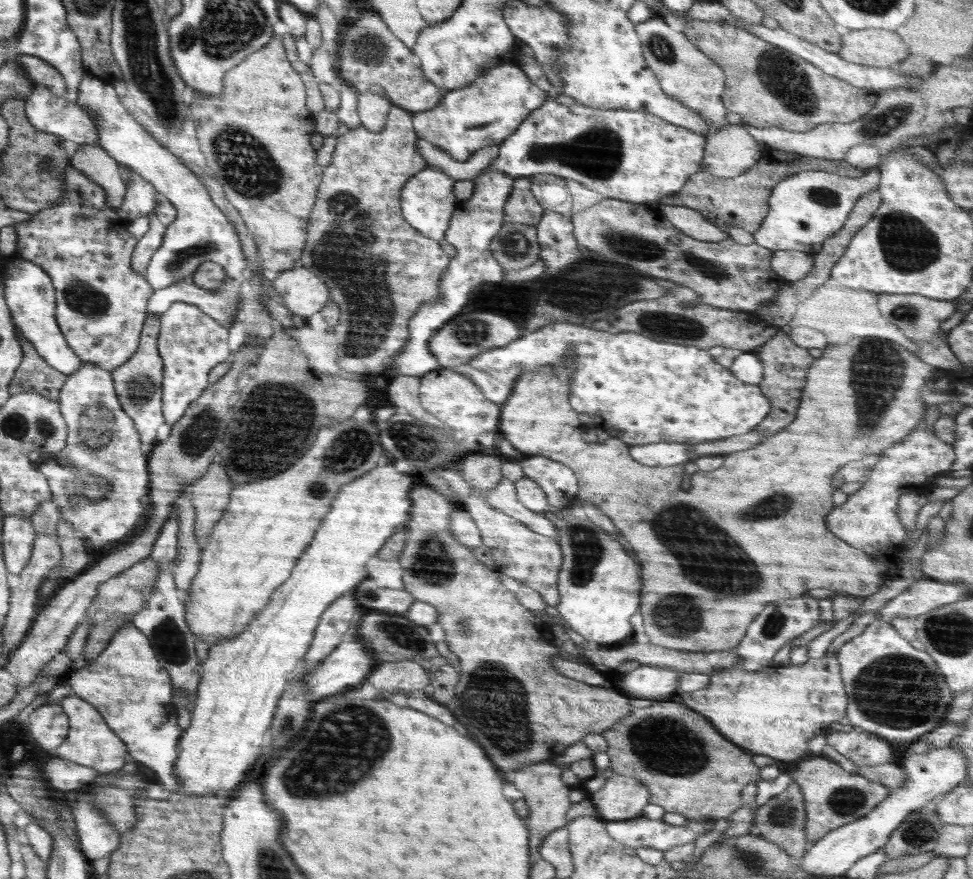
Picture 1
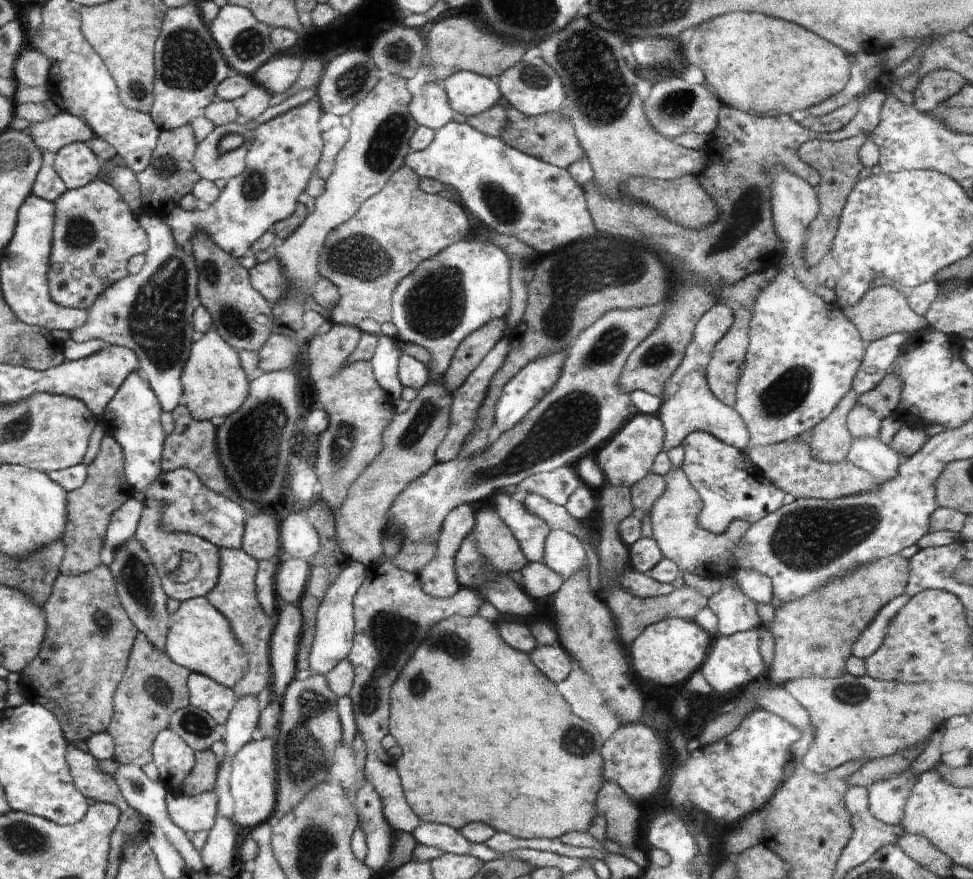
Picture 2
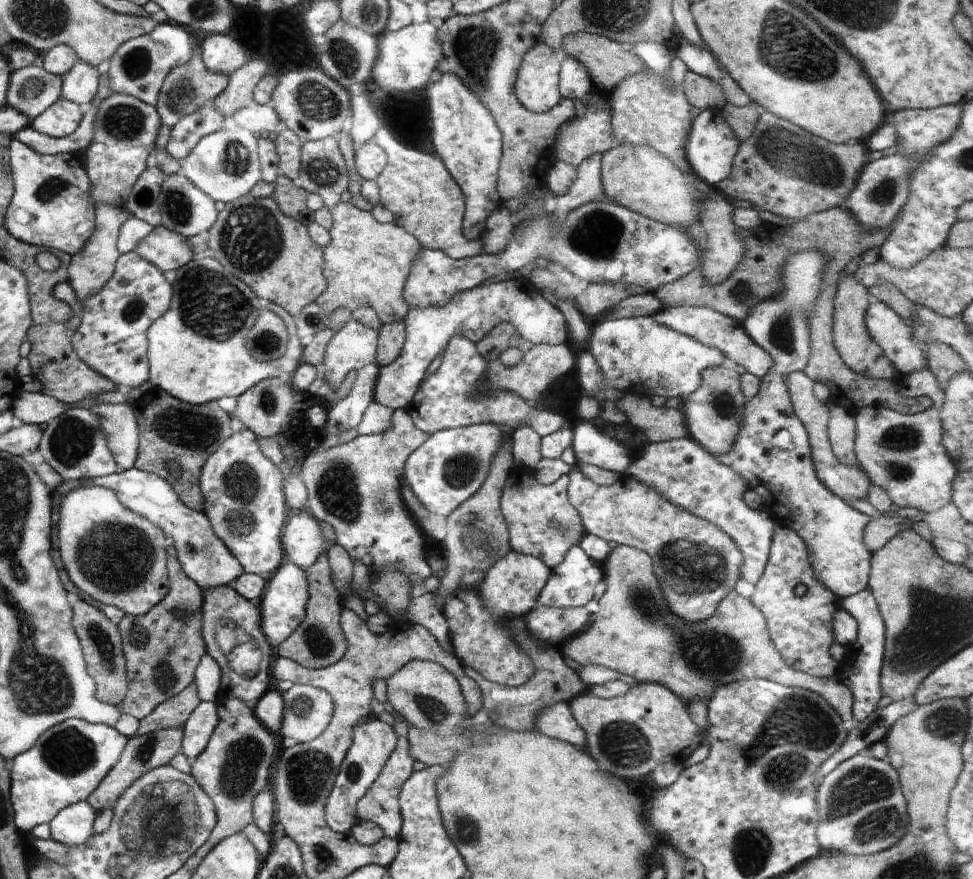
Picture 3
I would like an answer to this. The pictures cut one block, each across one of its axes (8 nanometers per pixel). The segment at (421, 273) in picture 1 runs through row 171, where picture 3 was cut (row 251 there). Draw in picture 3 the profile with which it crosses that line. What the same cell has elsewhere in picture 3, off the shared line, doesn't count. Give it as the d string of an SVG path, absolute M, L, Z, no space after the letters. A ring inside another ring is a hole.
M340 200L329 211L333 218L329 230L331 240L323 249L322 265L327 287L315 300L316 304L328 318L336 308L354 312L360 306L368 306L374 309L382 325L402 324L409 311L404 286L420 252L420 242L394 221L380 224L371 211L356 208L350 202Z

